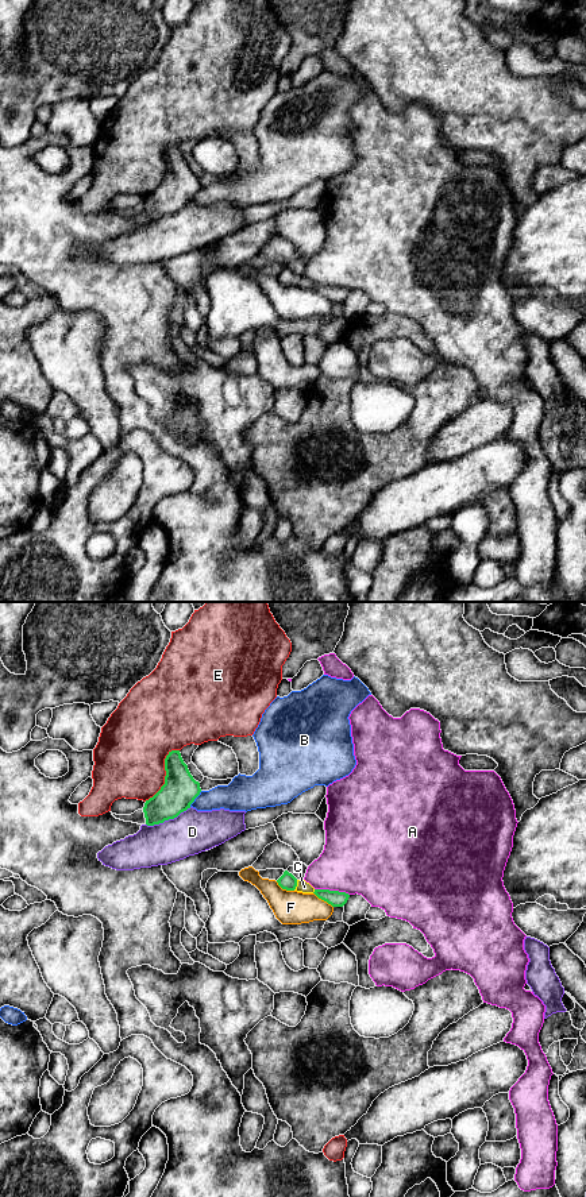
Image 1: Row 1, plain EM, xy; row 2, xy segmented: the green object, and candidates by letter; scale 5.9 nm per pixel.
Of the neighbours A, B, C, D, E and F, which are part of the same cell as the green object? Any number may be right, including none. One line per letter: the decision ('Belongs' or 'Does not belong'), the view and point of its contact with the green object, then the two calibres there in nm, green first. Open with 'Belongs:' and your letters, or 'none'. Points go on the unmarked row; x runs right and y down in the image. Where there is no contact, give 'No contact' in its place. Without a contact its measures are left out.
Belongs: C
A: Does not belong. Touches green at xy (332, 286). Thickness 100 nm (green) against 420 nm
B: Does not belong. Touches green at xy (195, 193). Thickness 200 nm (green) against 180 nm
C: Belongs. Touches green at xy (296, 281). Thickness 100 nm (green) against 70 nm
D: Does not belong. Touches green at xy (168, 215). Thickness 200 nm (green) against 260 nm
E: Does not belong. Touches green at xy (166, 169). Thickness 200 nm (green) against 420 nm
F: Does not belong. Touches green at xy (323, 294). Thickness 100 nm (green) against 200 nm

